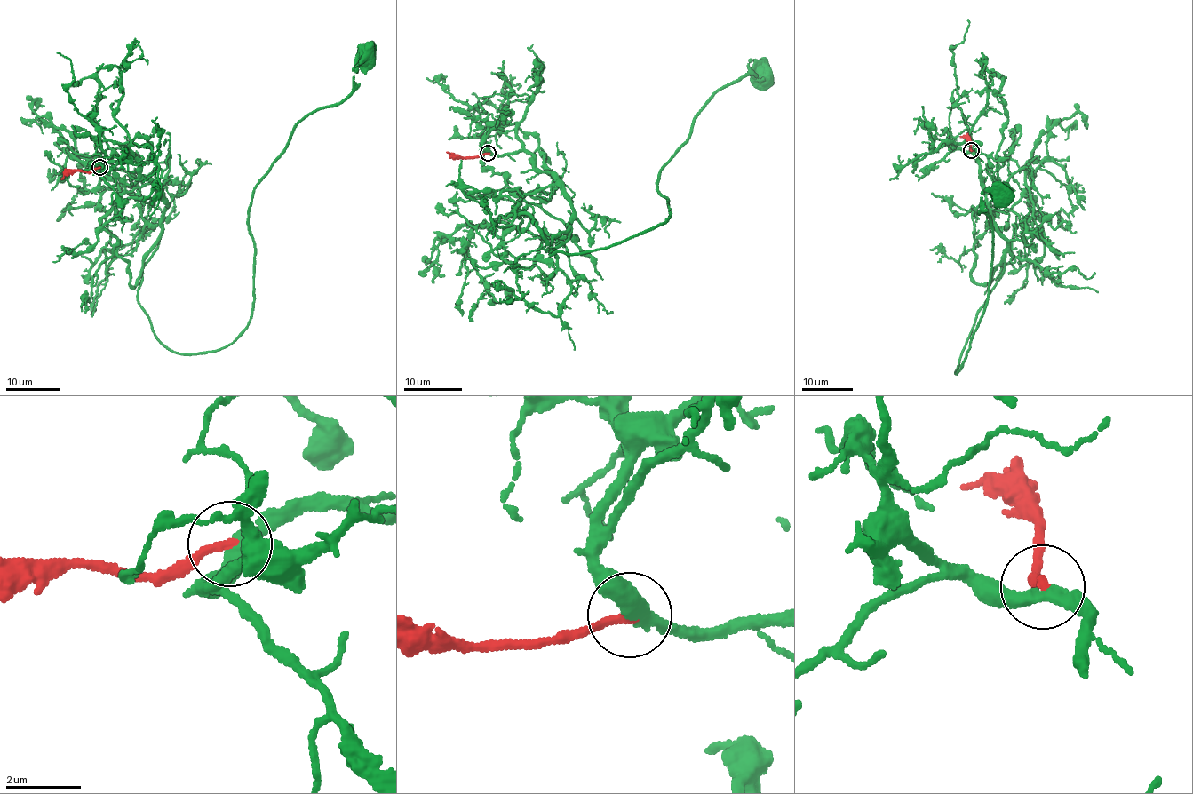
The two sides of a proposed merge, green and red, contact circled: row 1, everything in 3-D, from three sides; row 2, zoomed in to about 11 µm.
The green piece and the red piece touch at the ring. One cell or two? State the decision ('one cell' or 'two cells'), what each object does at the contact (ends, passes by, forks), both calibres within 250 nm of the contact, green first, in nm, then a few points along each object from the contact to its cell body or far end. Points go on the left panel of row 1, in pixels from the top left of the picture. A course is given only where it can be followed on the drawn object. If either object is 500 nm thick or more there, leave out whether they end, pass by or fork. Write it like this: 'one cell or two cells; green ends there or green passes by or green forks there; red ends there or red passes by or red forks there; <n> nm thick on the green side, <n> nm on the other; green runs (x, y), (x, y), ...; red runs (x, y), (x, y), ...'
one cell; green passes by; red ends there; 360 nm thick on the green side, 240 nm on the other; green runs (99, 167), (139, 162), (167, 206), (138, 297), (153, 331), (219, 350), (252, 310), (253, 189), (369, 57); red runs (99, 167), (89, 171), (70, 170), (61, 179)

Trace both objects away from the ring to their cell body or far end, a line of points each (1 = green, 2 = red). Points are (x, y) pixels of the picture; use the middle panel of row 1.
1: (489, 154), (552, 172), (572, 212), (550, 256), (604, 248), (670, 216), (659, 170), (749, 59), (765, 71)
2: (489, 154), (457, 158), (447, 152)

